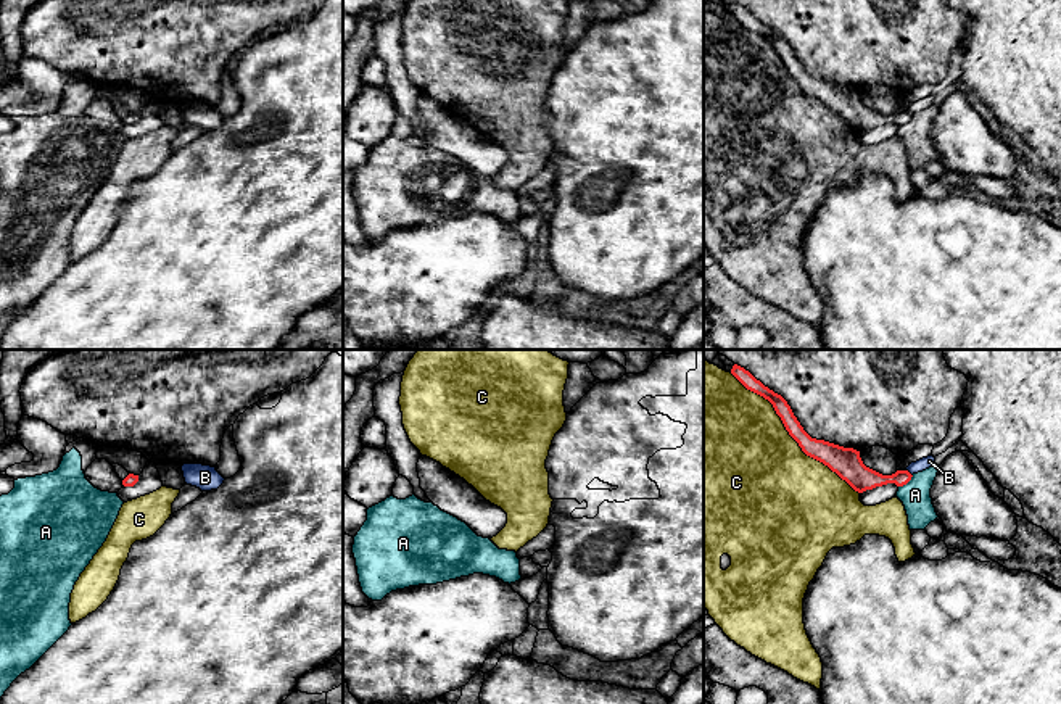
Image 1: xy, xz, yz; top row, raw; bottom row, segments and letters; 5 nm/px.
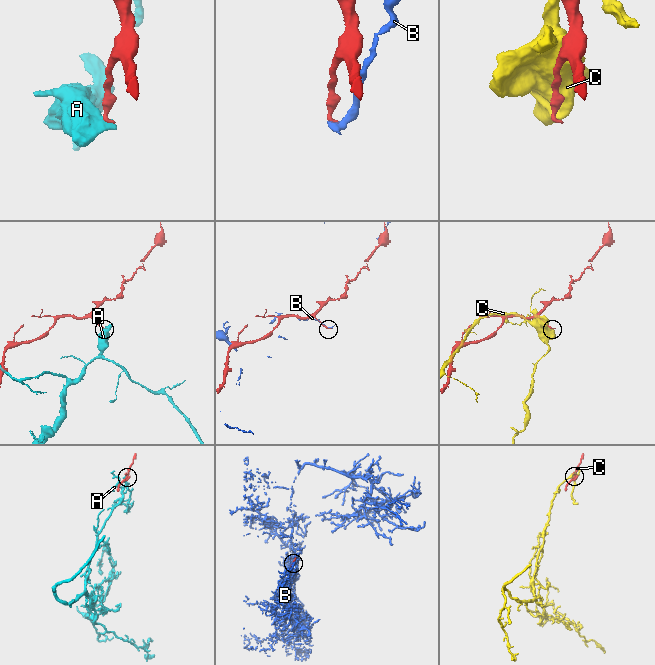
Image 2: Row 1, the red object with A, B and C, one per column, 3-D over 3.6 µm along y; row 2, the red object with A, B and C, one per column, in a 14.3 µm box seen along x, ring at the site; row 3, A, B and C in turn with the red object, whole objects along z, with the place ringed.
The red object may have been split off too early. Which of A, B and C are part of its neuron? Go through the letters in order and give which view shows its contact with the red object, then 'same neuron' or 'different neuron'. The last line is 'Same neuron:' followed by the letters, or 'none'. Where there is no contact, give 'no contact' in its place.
A: contact in yz; different neuron
B: contact in yz; different neuron
C: contact in yz; different neuron
Same neuron: none

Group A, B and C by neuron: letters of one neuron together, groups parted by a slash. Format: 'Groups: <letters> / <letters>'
Groups: A / B / C

